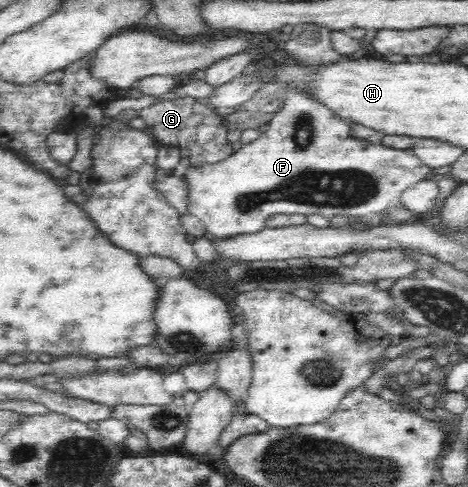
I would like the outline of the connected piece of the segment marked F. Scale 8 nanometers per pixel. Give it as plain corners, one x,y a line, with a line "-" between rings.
287,91
282,109
257,140
236,146
233,154
217,164
190,164
185,169
181,177
187,187
187,210
183,214
189,213
199,219
211,239
255,234
263,230
265,222
276,214
321,214
327,218
339,214
372,218
400,202
401,195
408,188
436,177
432,168
425,166
409,149
385,148
351,136
349,124
337,118
323,103
311,99
303,91

